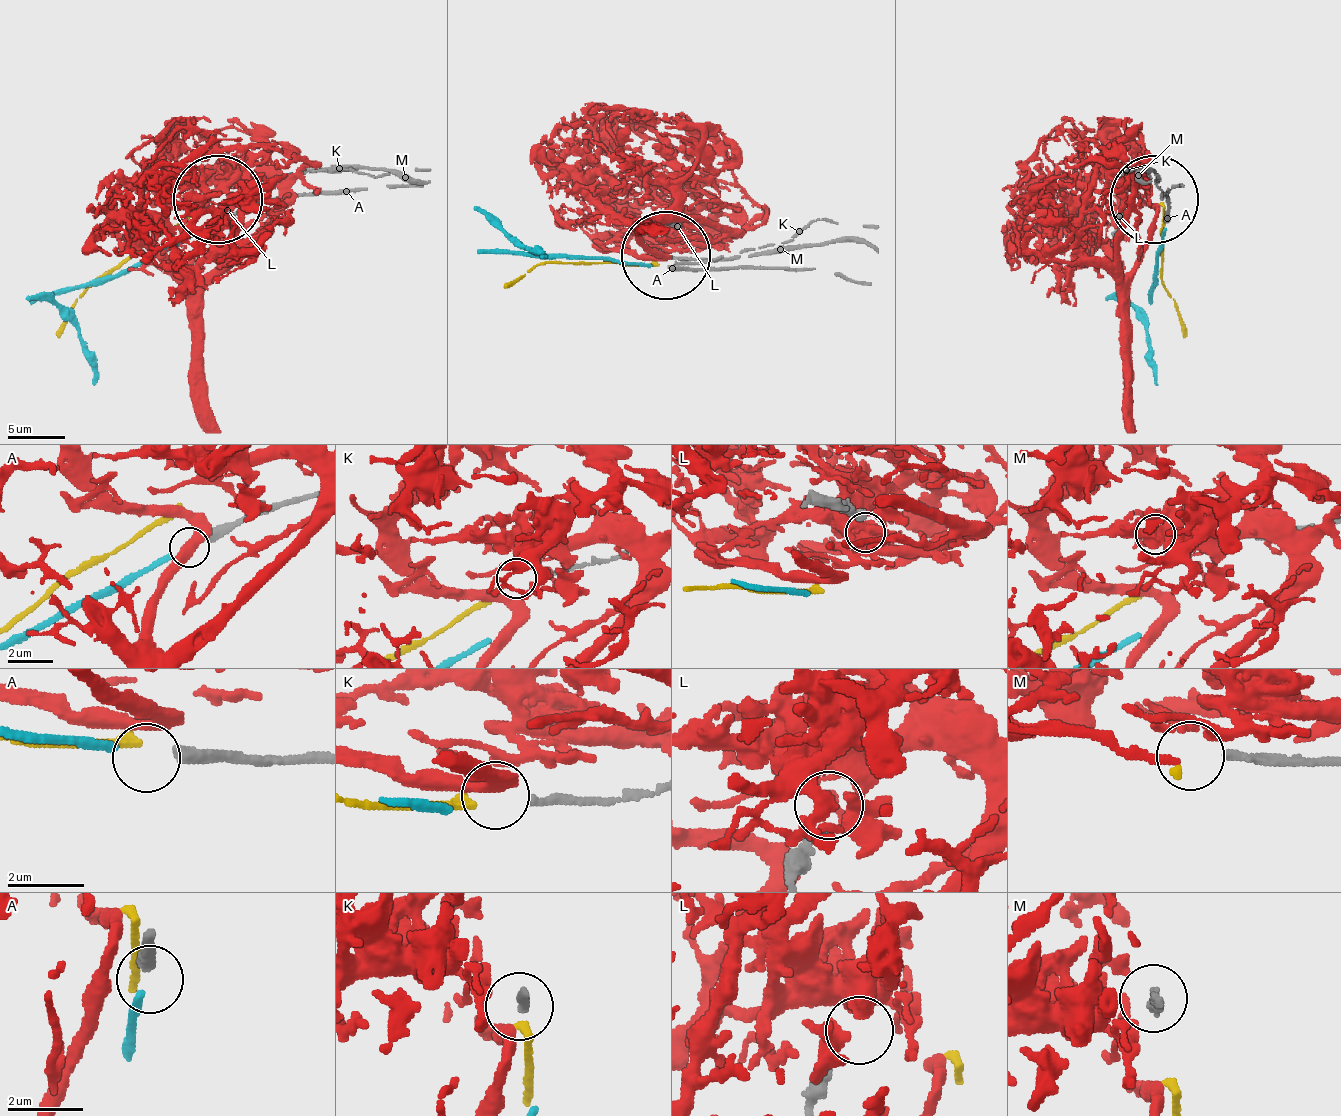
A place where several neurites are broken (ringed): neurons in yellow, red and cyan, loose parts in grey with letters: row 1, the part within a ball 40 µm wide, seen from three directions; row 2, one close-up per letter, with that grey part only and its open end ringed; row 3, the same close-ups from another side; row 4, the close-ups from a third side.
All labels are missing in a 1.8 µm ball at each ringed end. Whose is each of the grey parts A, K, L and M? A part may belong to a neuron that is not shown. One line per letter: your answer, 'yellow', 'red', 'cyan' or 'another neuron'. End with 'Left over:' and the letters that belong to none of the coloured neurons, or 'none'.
A: cyan
K: yellow
L: another neuron
M: another neuron
Left over: L, M

